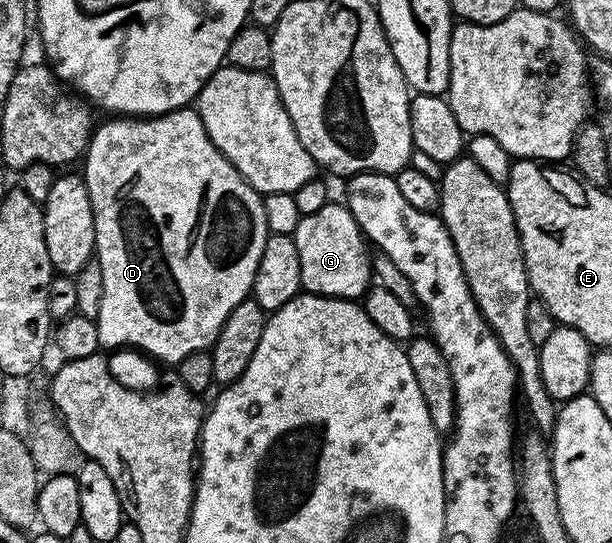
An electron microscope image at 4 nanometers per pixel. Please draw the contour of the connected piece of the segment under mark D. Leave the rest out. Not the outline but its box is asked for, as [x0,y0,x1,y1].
[82,106,270,366]

